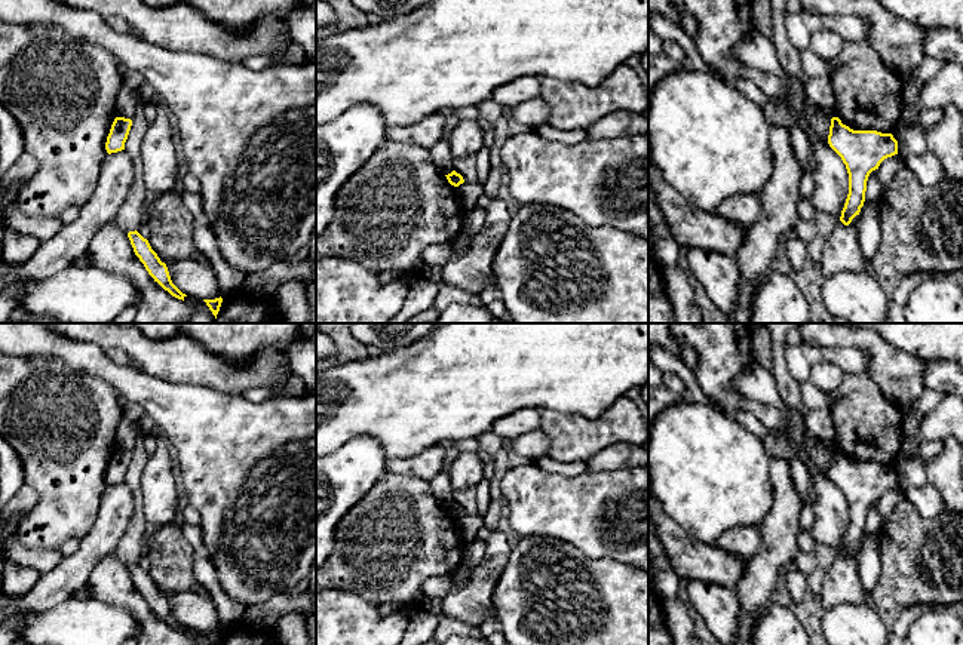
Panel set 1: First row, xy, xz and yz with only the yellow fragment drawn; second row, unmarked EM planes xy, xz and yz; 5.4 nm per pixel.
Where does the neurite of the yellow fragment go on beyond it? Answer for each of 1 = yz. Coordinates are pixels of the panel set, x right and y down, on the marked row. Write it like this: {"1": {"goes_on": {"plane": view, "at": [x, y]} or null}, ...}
{"1": {"goes_on": null}}

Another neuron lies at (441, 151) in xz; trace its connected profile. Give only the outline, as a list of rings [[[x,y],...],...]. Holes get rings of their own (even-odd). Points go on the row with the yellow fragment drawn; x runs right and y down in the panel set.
[[[439,139],[429,148],[429,151],[435,165],[442,171],[444,175],[448,175],[454,171],[451,145],[447,139]]]

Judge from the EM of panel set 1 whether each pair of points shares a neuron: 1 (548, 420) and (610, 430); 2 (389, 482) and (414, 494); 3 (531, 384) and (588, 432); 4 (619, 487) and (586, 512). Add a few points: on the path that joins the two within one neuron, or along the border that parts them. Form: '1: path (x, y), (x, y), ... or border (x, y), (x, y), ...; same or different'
1: path (563, 430), (595, 430); same
2: path (395, 488), (401, 494), (408, 494); same
3: border (540, 408), (579, 412), (592, 418), (603, 414); different
4: path (612, 494), (594, 507); same

